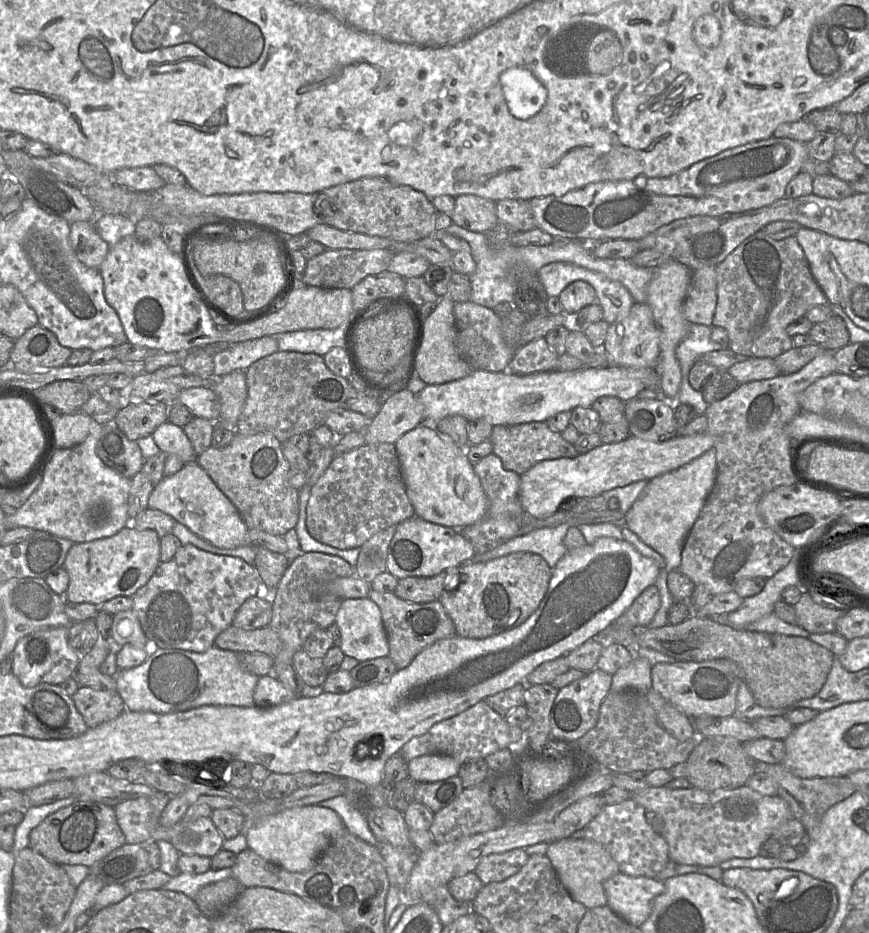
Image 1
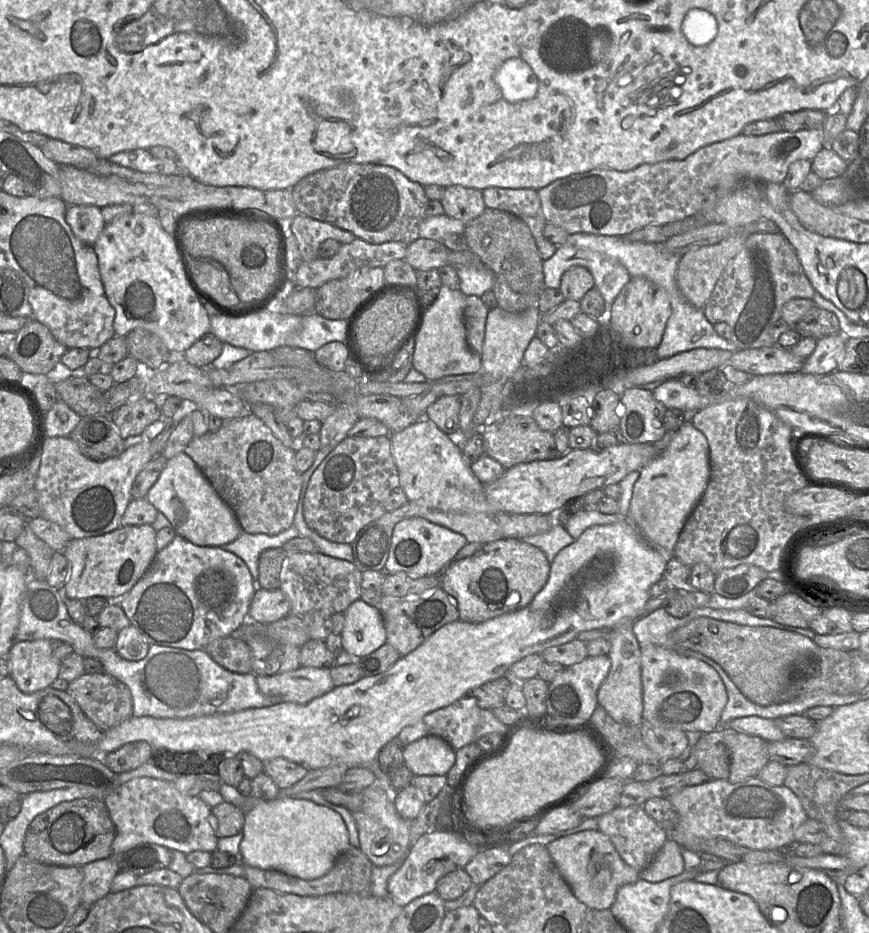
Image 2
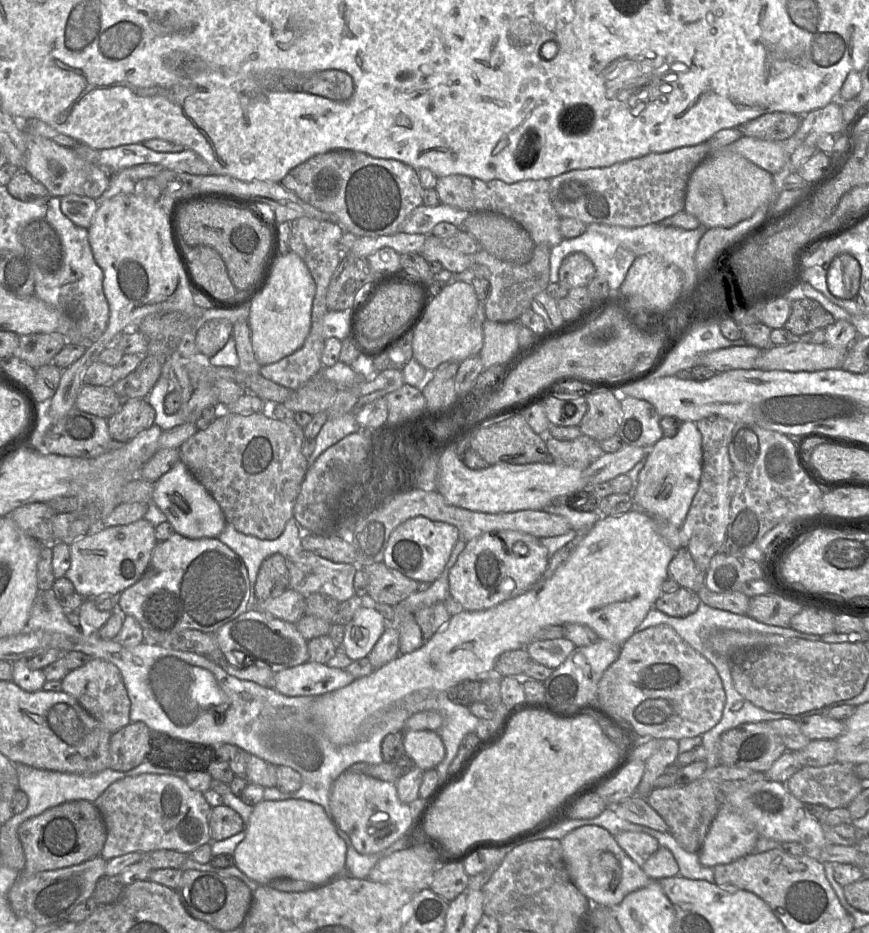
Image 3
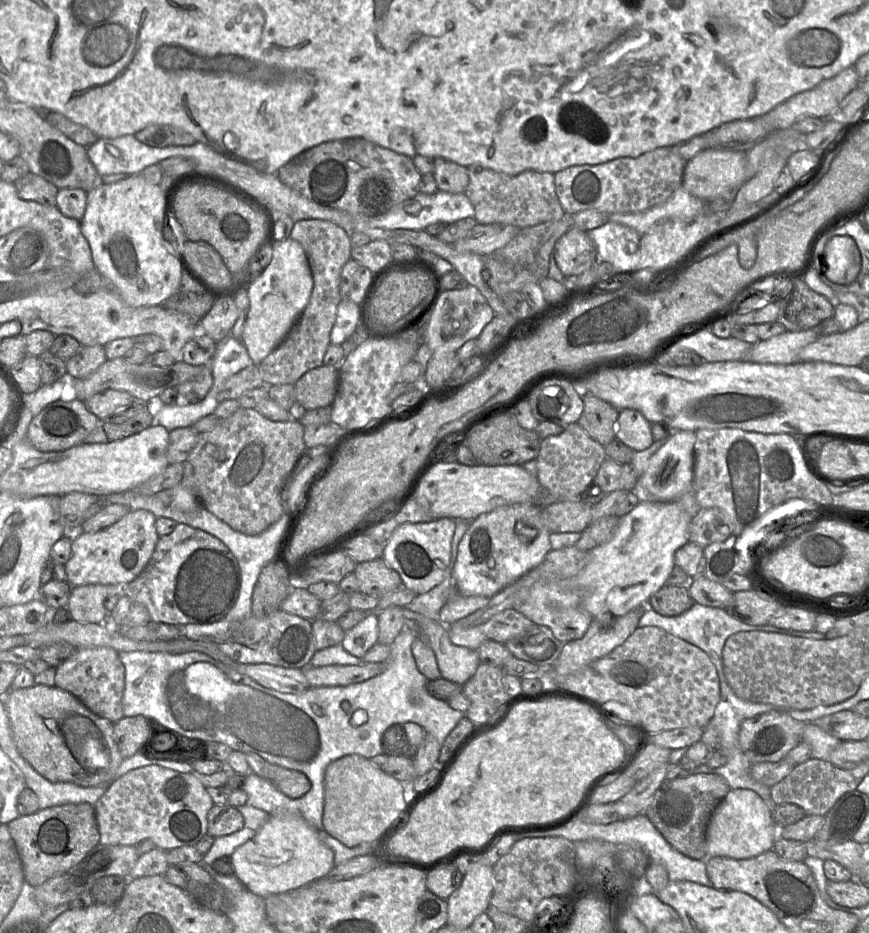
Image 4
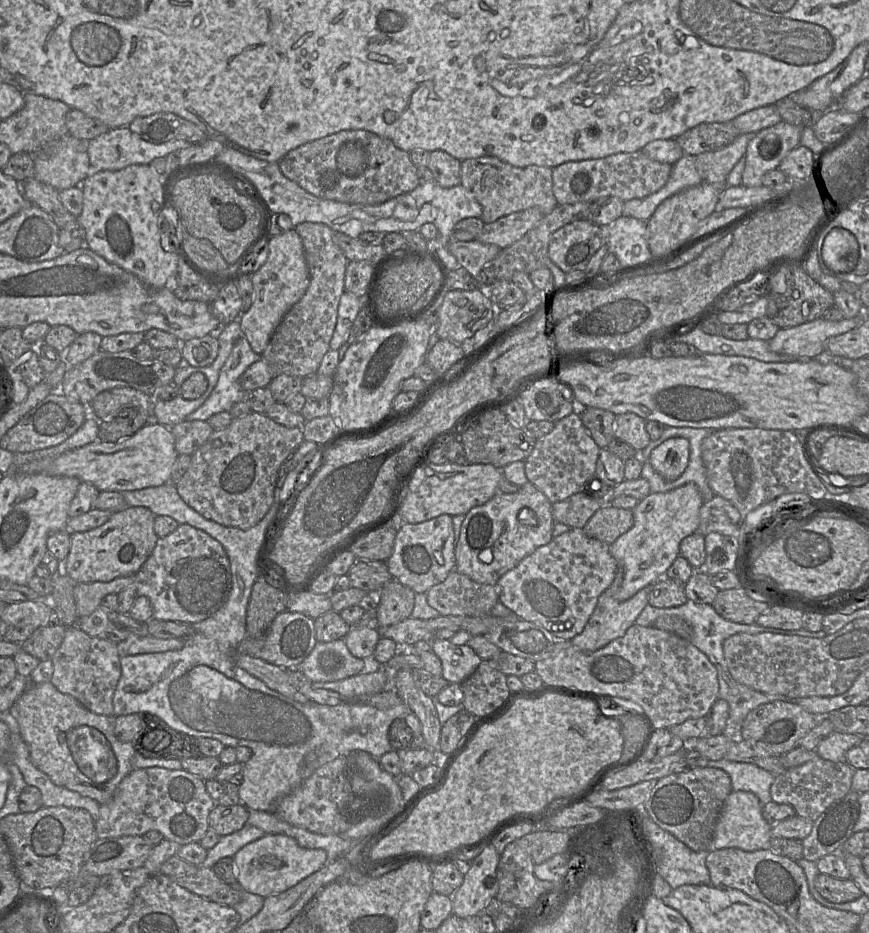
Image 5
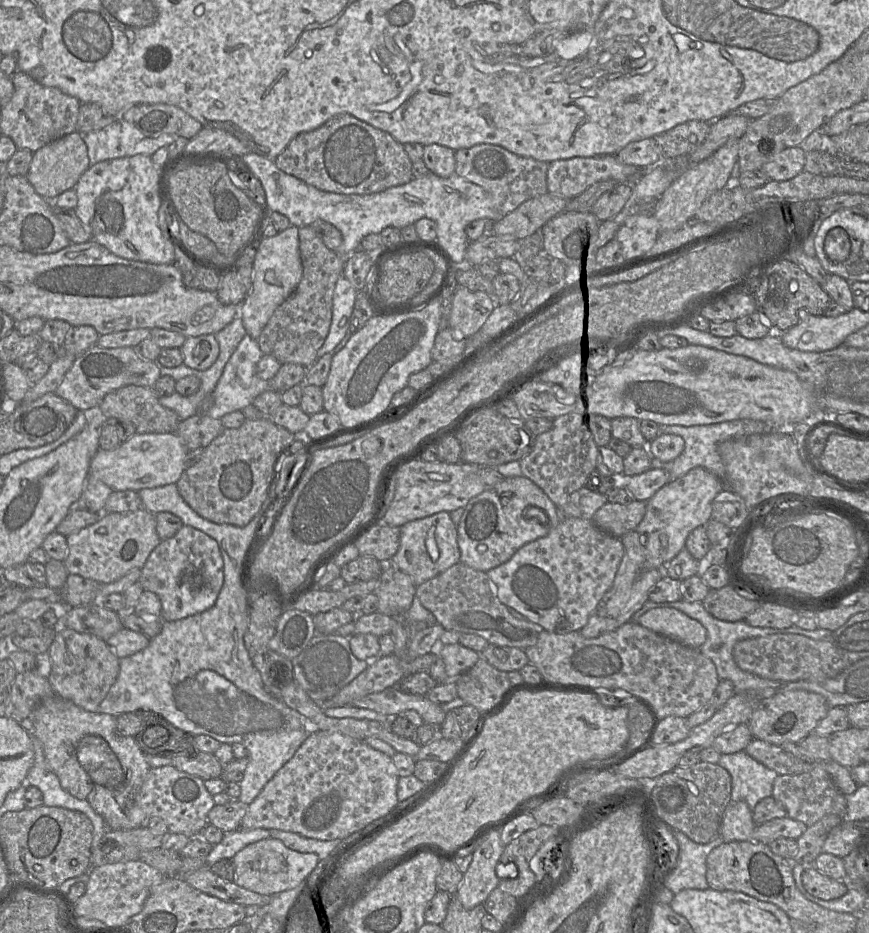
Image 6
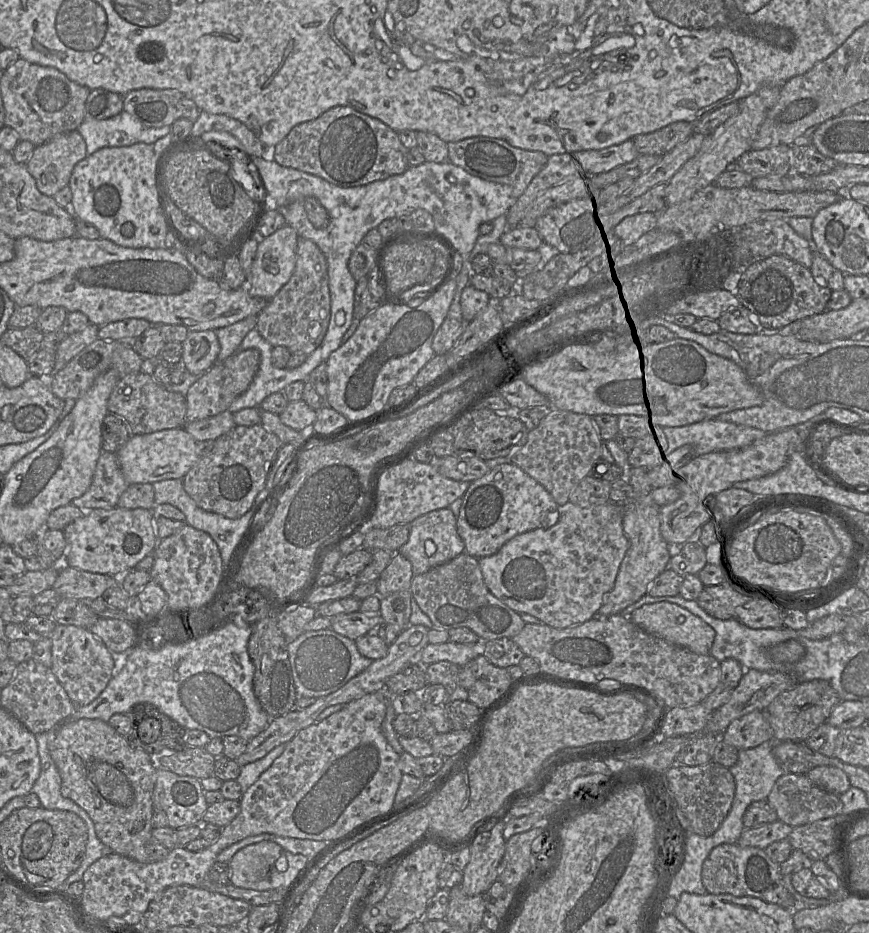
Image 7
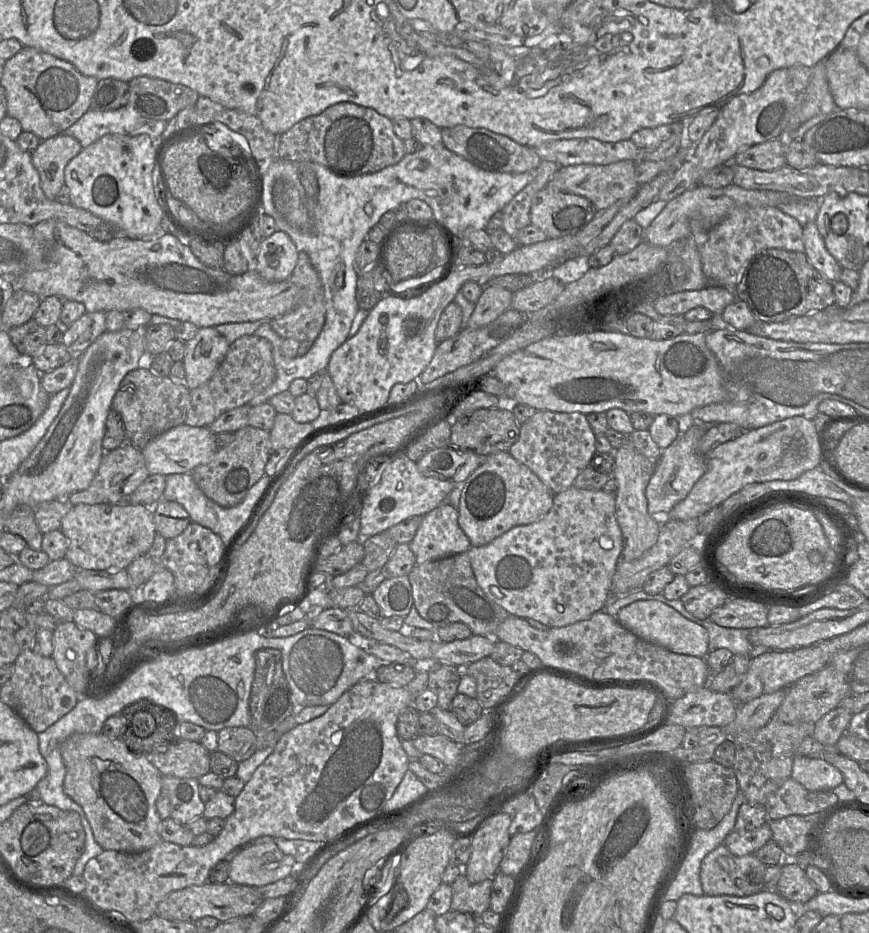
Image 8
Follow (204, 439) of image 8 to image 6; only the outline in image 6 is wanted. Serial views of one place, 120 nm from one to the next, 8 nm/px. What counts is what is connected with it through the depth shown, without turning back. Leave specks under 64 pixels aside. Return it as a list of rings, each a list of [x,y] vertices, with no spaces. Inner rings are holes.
[[[135,433],[113,450],[99,449],[90,462],[89,474],[113,491],[156,488],[176,484],[186,470],[188,450],[176,433]]]

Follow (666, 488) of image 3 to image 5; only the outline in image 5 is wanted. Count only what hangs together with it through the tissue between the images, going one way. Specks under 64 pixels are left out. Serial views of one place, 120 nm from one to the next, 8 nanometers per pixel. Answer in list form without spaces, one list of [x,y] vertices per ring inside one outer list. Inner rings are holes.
[[[683,437],[669,438],[649,457],[652,468],[667,481],[678,479],[688,467],[689,459],[690,443]]]

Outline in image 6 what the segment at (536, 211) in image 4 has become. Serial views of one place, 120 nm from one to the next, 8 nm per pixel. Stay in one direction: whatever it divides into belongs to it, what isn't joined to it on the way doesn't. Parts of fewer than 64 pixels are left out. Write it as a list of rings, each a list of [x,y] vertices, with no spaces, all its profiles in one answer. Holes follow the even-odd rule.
[[[477,144],[455,151],[455,173],[481,186],[490,200],[489,220],[496,222],[525,201],[543,195],[547,190],[548,163],[519,156],[495,144]]]

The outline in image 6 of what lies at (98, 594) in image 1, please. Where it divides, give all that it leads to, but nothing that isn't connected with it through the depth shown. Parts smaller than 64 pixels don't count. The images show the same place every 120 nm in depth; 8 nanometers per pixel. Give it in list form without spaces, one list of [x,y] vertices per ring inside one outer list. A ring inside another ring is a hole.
[[[145,509],[126,513],[101,513],[97,522],[66,537],[68,553],[63,560],[70,574],[101,584],[112,583],[132,569],[142,569],[161,539],[156,532],[155,515]]]

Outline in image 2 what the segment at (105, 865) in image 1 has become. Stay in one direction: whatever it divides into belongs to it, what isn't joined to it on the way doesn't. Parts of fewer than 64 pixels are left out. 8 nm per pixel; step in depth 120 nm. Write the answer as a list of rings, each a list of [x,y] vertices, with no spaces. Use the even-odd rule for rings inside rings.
[[[142,843],[111,857],[117,863],[119,872],[140,876],[167,867],[172,861],[172,850],[159,844]]]

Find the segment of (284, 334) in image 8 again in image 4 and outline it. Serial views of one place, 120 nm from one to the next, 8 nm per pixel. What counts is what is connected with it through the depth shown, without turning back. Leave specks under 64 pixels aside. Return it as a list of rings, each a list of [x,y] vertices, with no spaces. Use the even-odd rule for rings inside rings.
[[[305,219],[294,223],[290,237],[303,247],[313,276],[313,290],[308,305],[283,342],[259,365],[265,386],[295,383],[309,370],[323,365],[330,345],[330,334],[337,317],[341,296],[340,275],[351,258],[350,233],[326,220]]]

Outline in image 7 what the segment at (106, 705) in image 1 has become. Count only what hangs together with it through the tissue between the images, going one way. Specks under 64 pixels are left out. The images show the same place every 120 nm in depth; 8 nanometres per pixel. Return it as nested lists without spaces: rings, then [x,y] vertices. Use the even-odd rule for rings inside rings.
[[[57,625],[50,638],[53,673],[75,707],[88,705],[101,694],[117,671],[118,657],[87,628]]]

